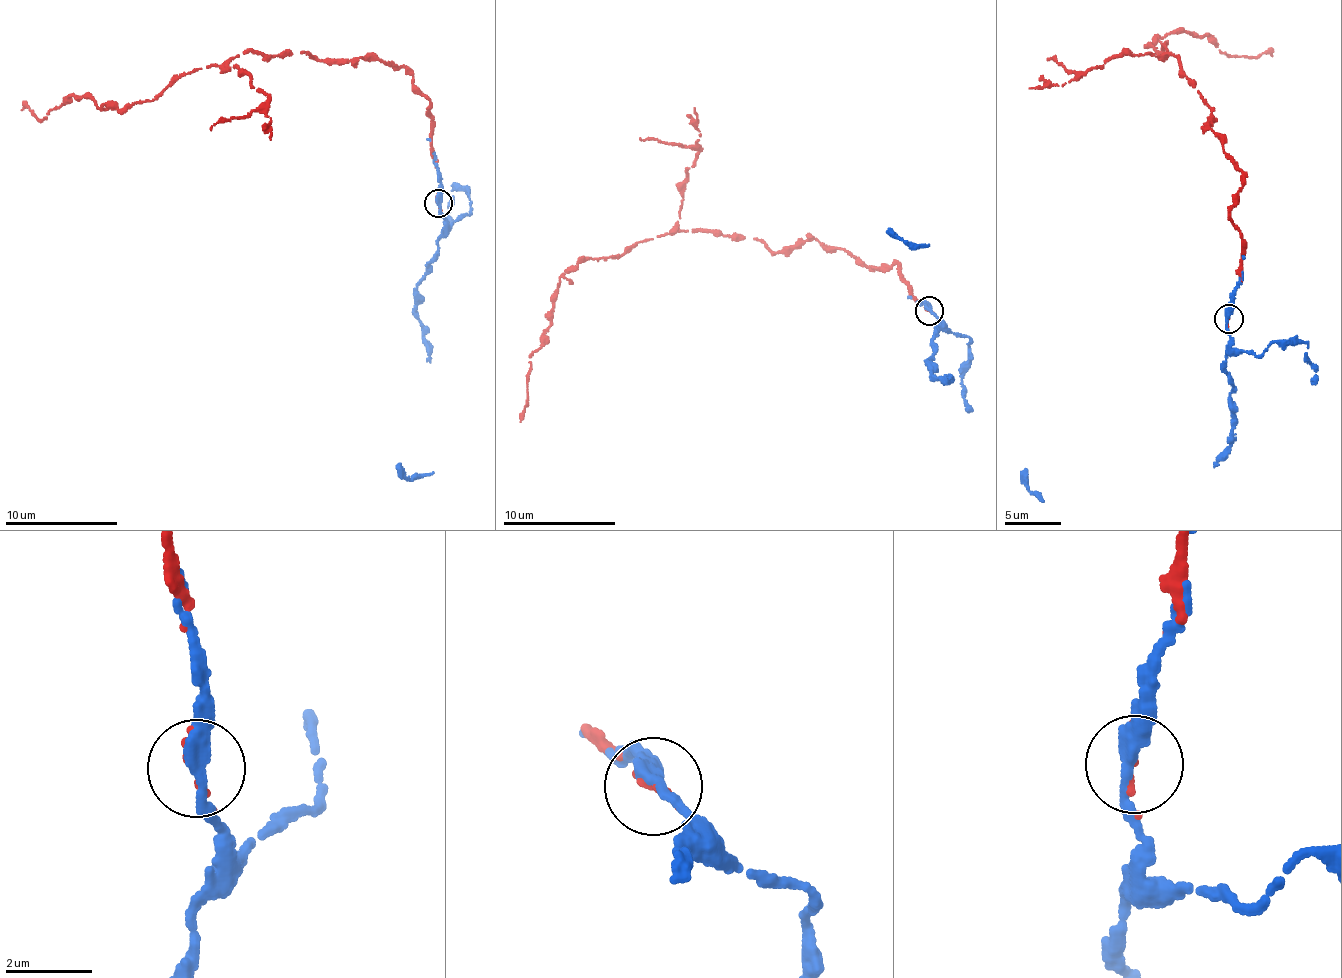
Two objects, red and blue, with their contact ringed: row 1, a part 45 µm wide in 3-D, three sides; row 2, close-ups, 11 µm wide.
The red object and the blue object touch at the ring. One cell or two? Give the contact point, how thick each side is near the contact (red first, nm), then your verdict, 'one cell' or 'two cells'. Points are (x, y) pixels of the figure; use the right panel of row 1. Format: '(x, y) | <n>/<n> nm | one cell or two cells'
(1229, 319) | 180/320 nm | one cell

